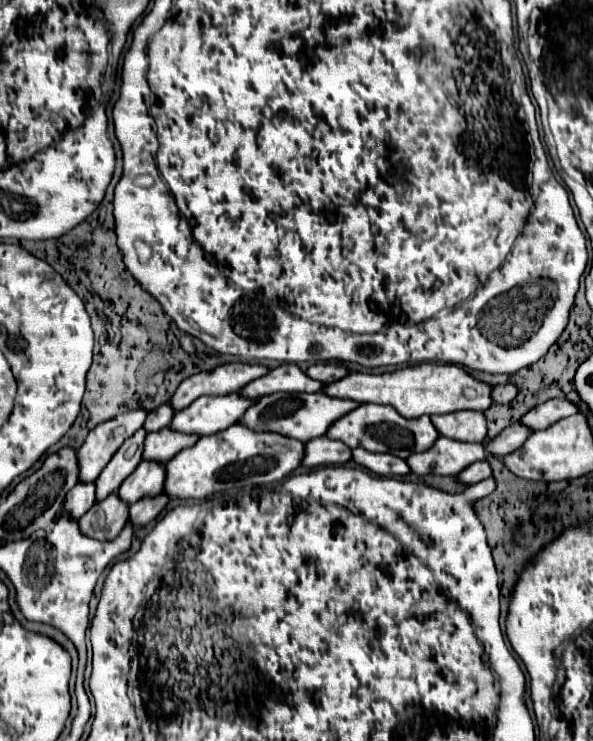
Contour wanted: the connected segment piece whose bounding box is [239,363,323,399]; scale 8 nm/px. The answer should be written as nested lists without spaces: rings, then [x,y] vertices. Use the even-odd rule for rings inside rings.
[[[281,363],[279,367],[271,369],[265,377],[259,377],[257,381],[251,381],[243,389],[239,389],[239,395],[257,399],[257,397],[271,395],[277,391],[317,393],[321,387],[323,387],[323,383],[309,379],[295,363]]]

